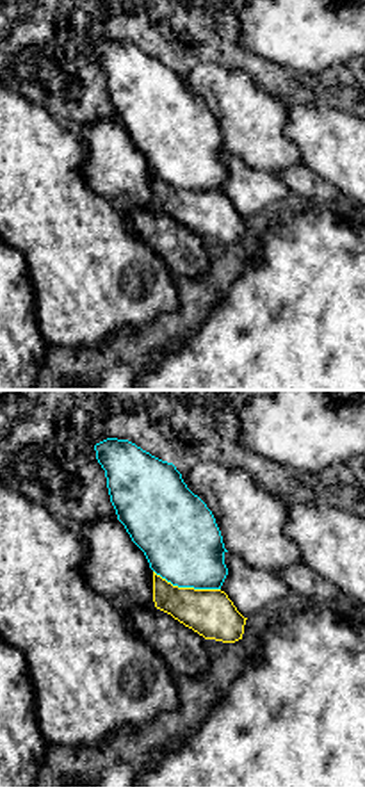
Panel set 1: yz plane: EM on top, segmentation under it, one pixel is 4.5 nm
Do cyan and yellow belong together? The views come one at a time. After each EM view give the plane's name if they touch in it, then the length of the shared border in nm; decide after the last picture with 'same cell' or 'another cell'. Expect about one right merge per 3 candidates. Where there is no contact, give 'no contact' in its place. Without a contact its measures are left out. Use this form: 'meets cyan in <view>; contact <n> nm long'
meets cyan in yz; contact 320 nm long

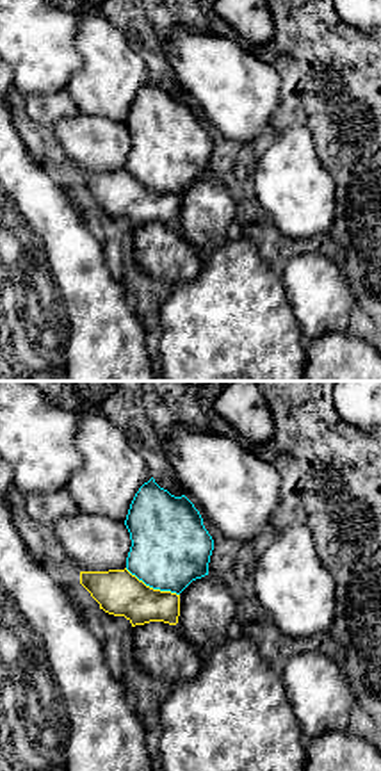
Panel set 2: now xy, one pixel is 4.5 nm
meets cyan in xy; contact 280 nm long

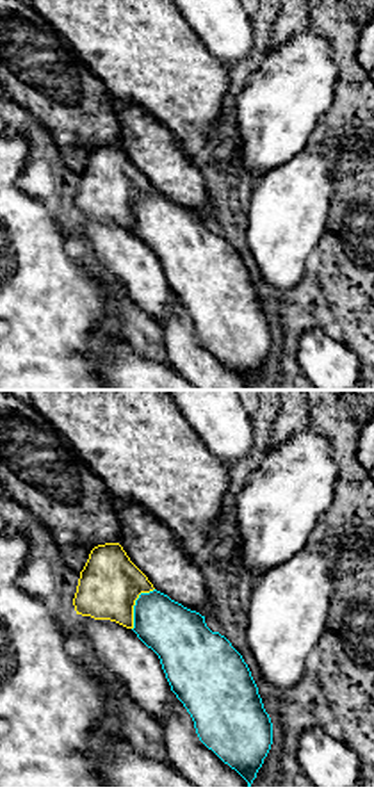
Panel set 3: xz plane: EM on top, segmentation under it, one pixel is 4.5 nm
meets cyan in xz; contact 220 nm long

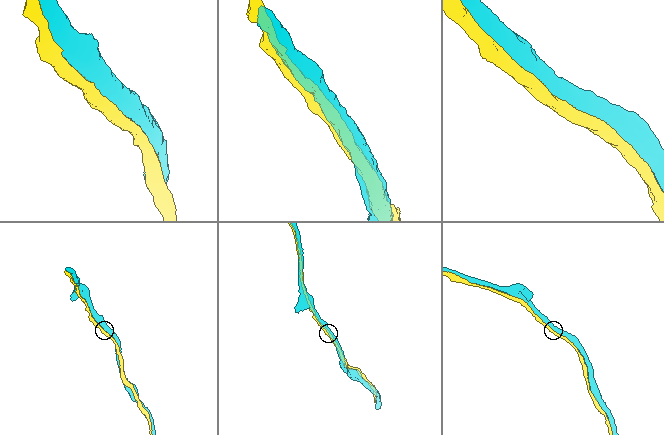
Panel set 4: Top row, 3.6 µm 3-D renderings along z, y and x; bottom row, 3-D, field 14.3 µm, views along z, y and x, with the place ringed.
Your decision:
same cell

